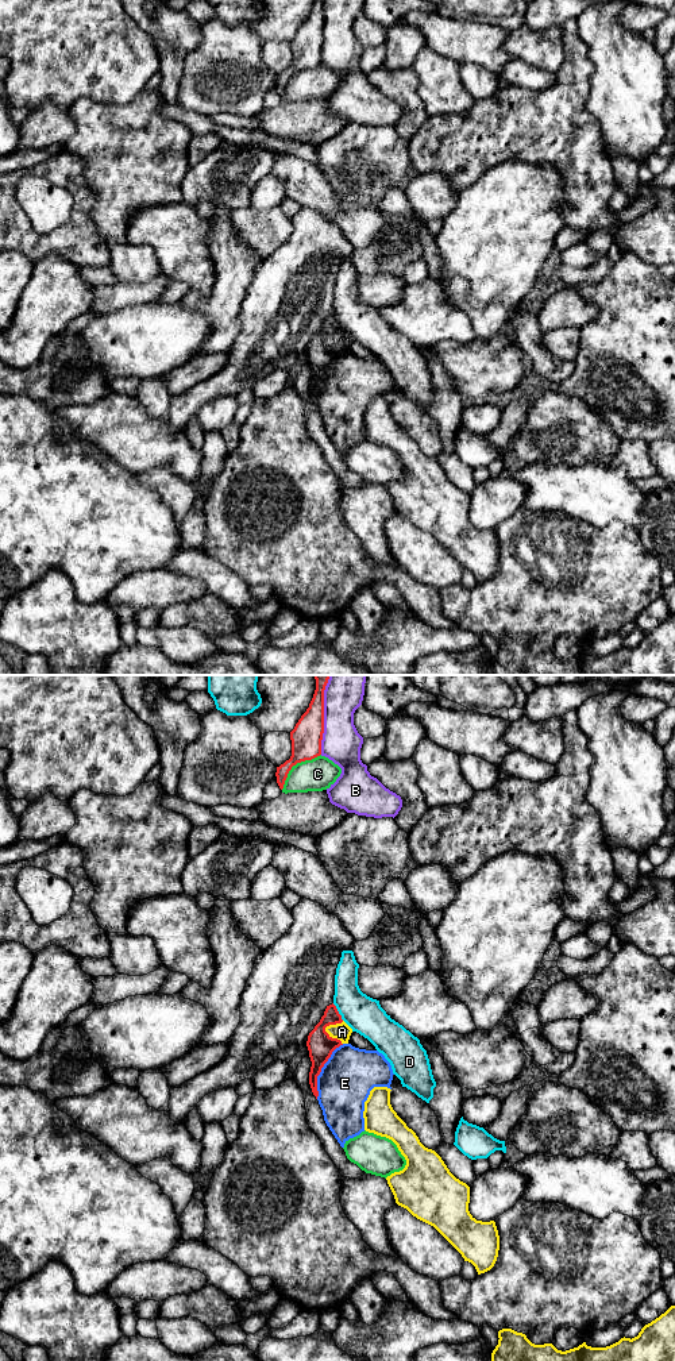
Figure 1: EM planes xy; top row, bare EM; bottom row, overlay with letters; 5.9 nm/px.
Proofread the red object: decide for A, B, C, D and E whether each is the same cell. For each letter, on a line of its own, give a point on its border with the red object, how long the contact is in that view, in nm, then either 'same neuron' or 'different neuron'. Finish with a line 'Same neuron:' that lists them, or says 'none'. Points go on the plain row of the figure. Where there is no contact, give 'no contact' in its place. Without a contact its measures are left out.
A: meets red in xy at (331, 346); contact 150 nm long; different neuron
B: meets red in xy at (323, 31); contact 380 nm long; different neuron
C: meets red in xy at (294, 73); contact 320 nm long; different neuron
D: meets red in xy at (338, 320); contact 120 nm long; different neuron
E: meets red in xy at (320, 378); contact 360 nm long; different neuron
Same neuron: none

